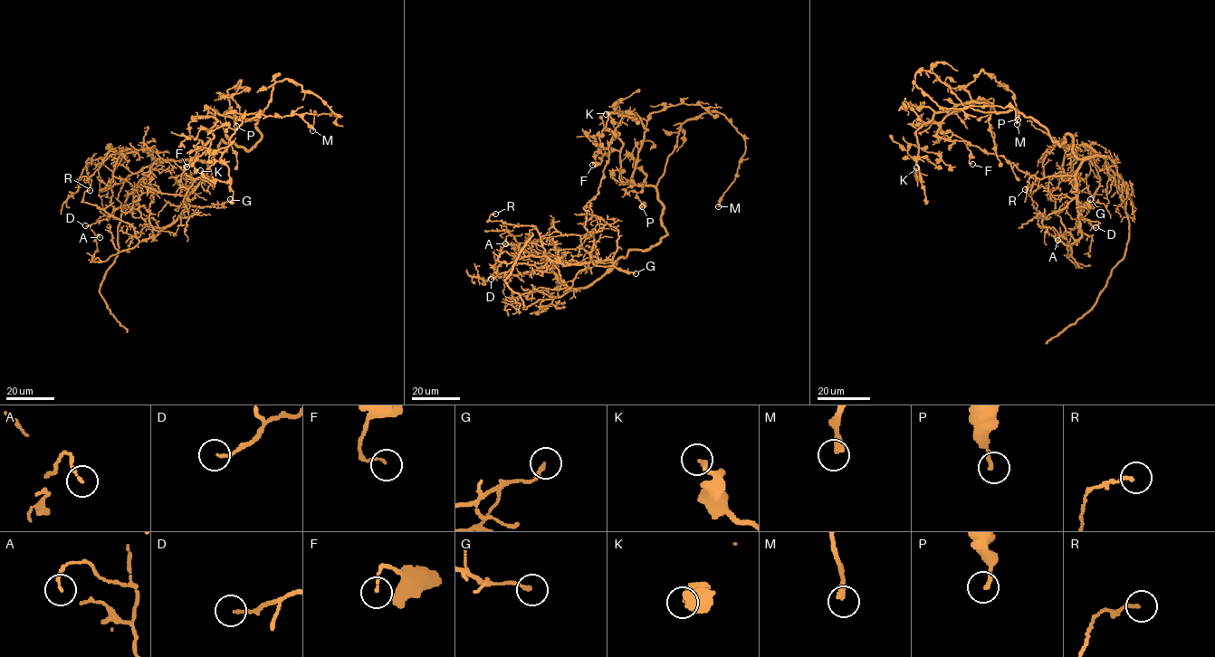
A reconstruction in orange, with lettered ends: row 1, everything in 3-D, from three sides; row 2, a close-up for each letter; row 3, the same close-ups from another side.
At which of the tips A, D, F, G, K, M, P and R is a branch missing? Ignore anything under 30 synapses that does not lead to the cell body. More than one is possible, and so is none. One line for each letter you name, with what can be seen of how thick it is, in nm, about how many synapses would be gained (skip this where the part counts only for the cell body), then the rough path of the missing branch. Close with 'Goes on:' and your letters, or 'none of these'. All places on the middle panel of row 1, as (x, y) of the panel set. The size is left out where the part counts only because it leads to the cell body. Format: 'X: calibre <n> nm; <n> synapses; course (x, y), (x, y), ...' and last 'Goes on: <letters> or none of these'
Goes on: none of these

